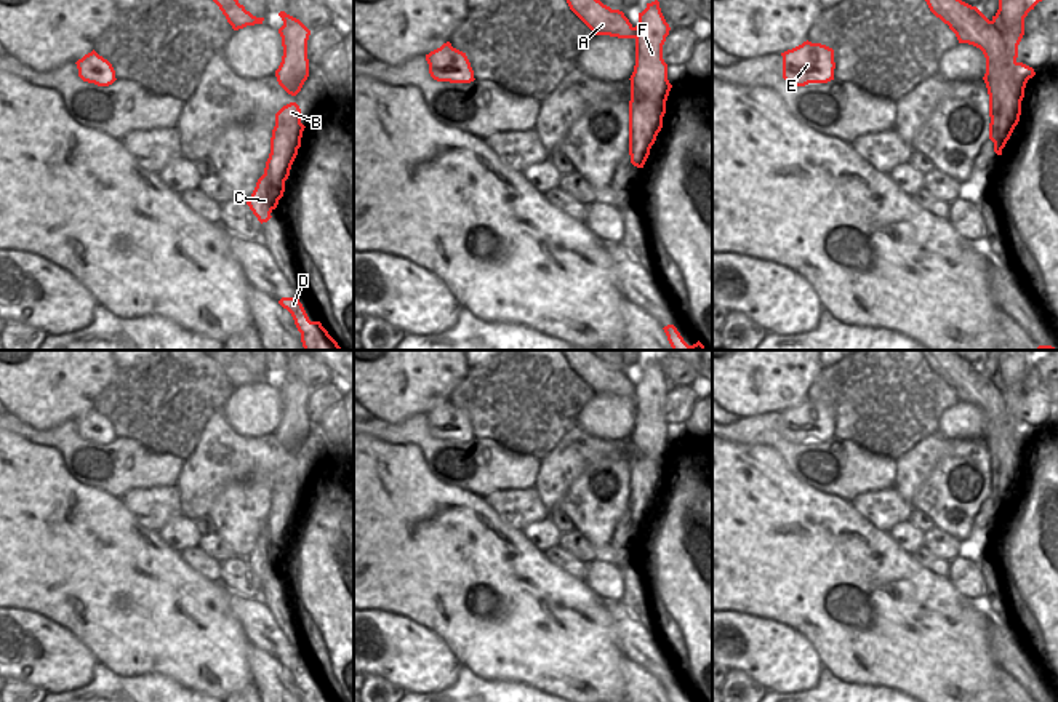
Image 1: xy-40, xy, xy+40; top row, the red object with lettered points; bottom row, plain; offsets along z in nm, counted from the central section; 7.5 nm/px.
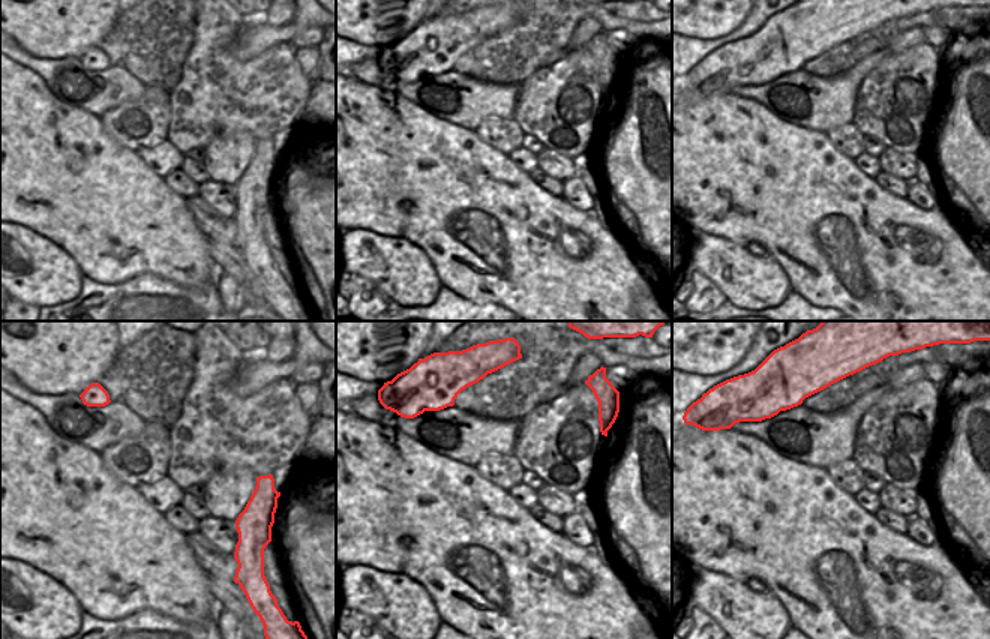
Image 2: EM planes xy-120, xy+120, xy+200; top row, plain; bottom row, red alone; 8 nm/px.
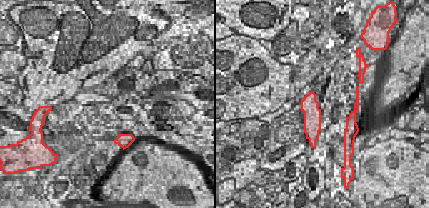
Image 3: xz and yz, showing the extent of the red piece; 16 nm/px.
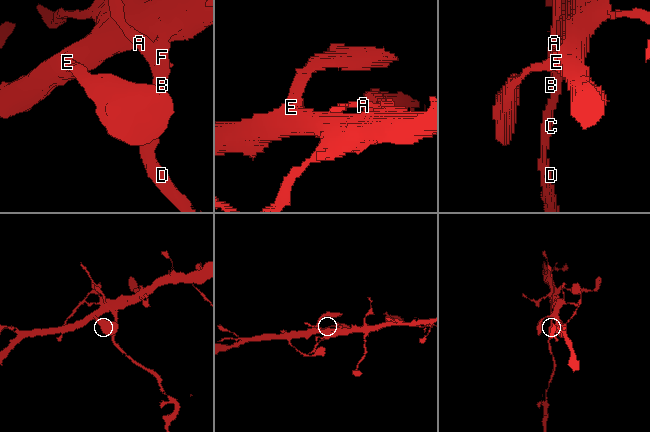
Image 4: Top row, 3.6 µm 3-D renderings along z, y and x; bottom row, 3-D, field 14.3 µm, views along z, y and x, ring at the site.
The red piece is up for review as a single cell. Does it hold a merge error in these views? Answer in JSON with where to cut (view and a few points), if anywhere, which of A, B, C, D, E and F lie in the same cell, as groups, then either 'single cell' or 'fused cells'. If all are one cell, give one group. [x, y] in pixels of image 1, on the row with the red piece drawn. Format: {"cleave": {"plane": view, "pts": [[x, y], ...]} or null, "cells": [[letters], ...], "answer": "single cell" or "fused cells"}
{"cleave": {"plane": "xy", "pts": [[634, 71], [631, 80], [644, 93], [665, 103]]}, "cells": [["A", "B", "C", "D"], ["E", "F"]], "answer": "fused cells"}

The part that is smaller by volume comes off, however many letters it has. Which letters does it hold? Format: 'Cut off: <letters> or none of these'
Cut off: A, B, C, D

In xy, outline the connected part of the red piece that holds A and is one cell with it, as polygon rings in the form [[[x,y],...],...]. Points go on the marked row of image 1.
[[[567,0],[570,10],[595,34],[618,38],[635,38],[635,27],[619,10],[600,0]]]

